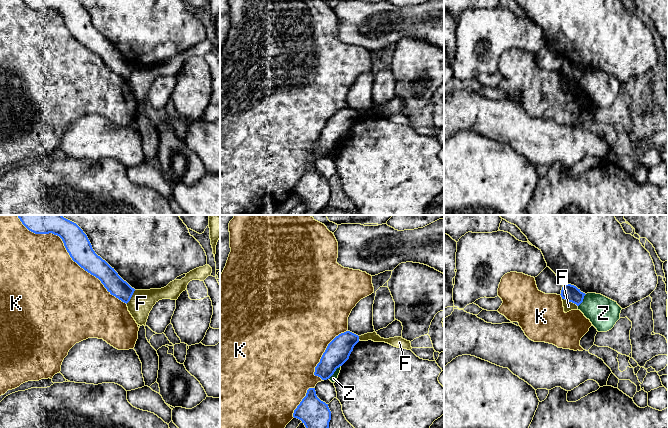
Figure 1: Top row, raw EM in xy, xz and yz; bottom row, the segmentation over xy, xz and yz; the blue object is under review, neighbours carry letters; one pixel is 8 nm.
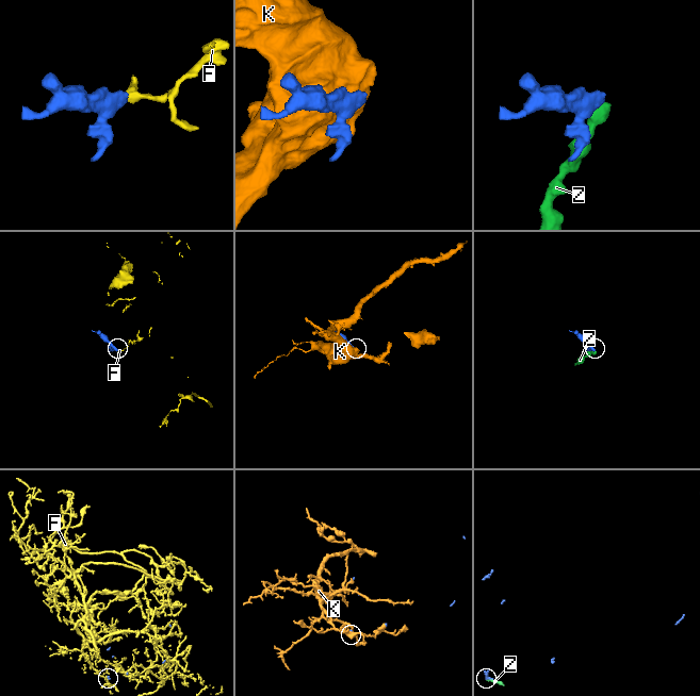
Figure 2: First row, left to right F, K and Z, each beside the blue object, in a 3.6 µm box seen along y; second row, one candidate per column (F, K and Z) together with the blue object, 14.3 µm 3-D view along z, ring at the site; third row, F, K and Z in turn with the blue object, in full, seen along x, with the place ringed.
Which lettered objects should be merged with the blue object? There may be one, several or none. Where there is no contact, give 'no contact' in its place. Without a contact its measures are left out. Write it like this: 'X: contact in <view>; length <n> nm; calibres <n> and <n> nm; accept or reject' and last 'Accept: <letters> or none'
F: contact in yz; length 140 nm; calibres 140 and 80 nm; reject
K: contact in xy; length 1050 nm; calibres 200 and 500 nm; reject
Z: contact in xz; length 150 nm; calibres 190 and 60 nm; reject
Accept: none

